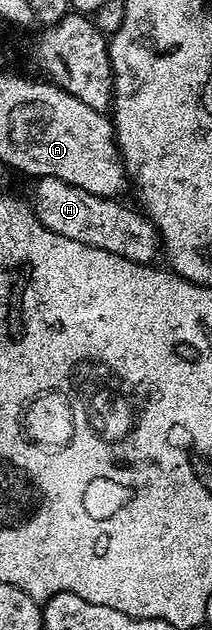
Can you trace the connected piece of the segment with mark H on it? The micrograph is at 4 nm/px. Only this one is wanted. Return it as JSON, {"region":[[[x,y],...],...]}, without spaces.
{"region":[[[53,176],[40,178],[34,185],[33,209],[37,220],[41,220],[41,224],[51,232],[57,232],[57,236],[69,236],[69,240],[125,256],[125,260],[140,264],[154,263],[155,257],[160,257],[159,230],[138,209],[130,210],[114,198],[93,196],[93,192],[65,184],[65,180]]]}

